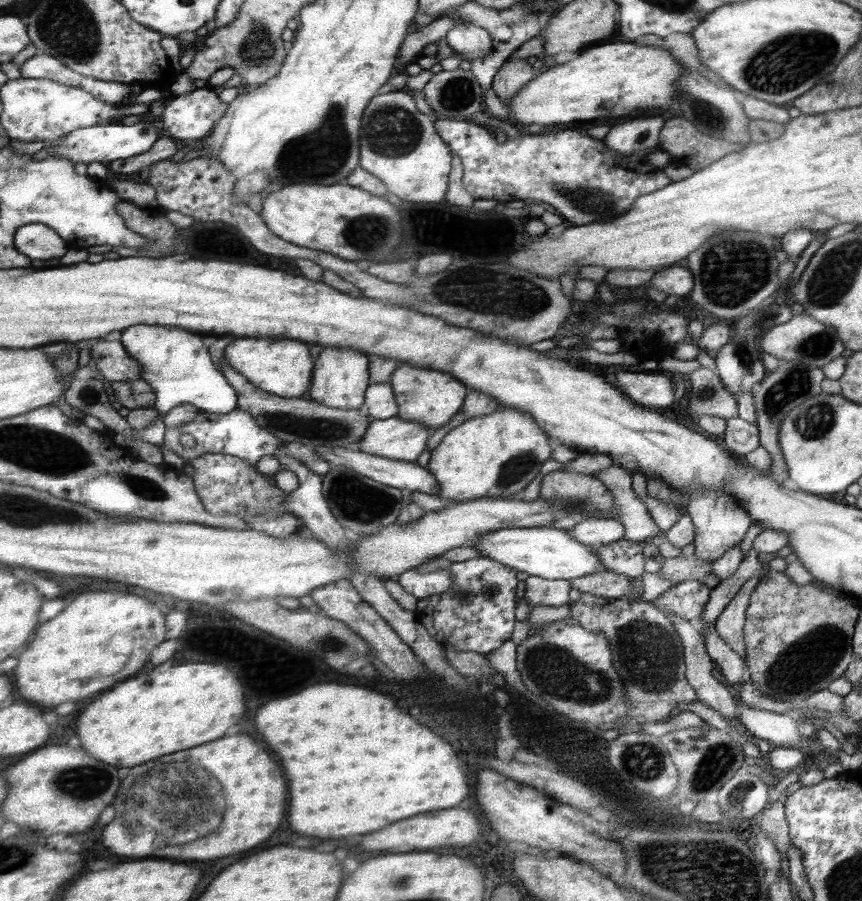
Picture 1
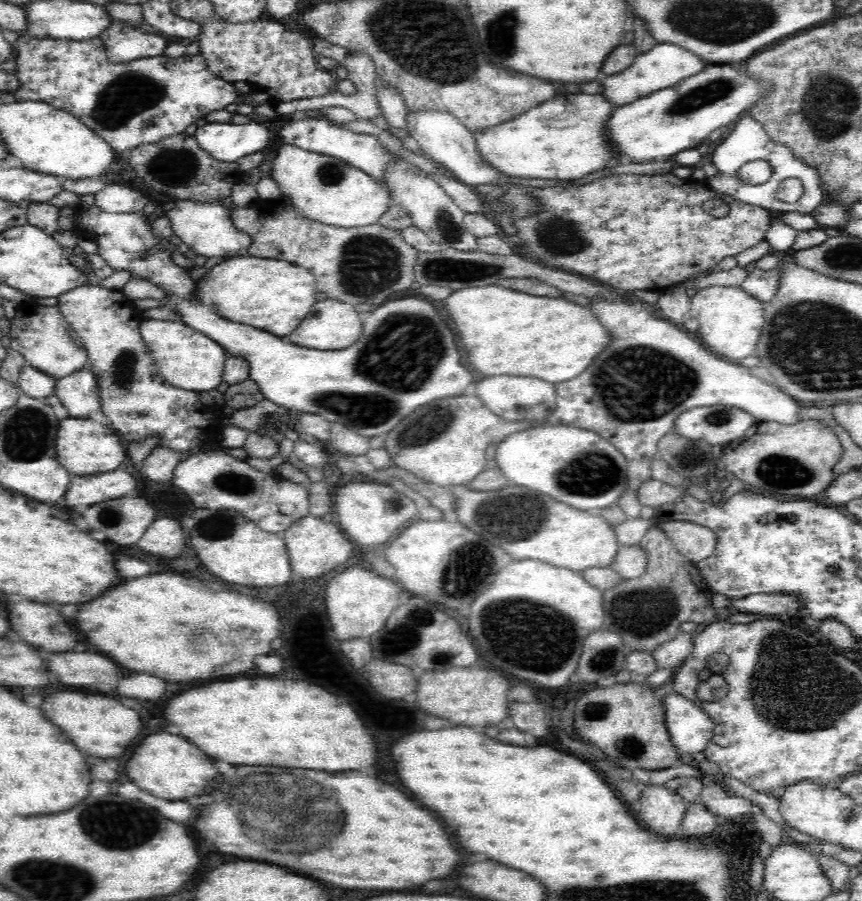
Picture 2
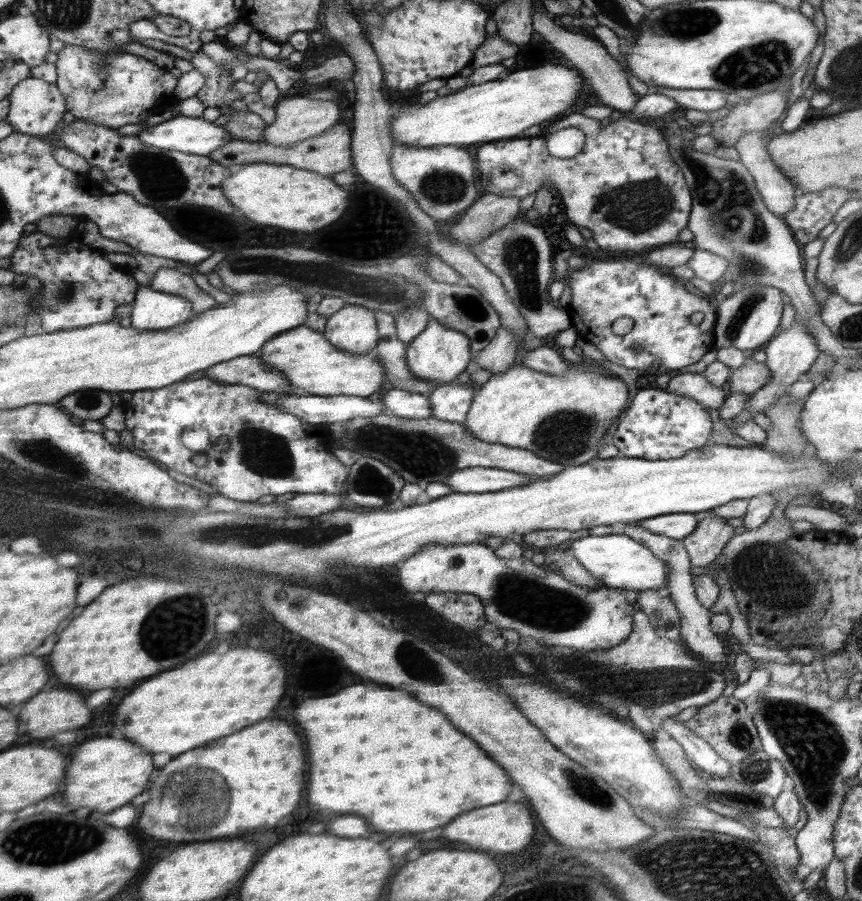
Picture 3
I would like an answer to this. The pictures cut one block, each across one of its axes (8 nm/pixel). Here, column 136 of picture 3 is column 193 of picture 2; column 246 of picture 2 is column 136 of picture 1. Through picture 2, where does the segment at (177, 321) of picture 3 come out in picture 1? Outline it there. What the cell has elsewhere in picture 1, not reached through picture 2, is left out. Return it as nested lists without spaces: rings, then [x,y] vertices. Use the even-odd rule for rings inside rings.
[[[142,324],[127,328],[121,335],[121,342],[126,352],[136,362],[139,362],[141,379],[145,380],[156,394],[155,408],[162,414],[166,414],[172,408],[184,404],[192,404],[192,406],[196,406],[198,411],[212,414],[228,414],[237,408],[237,391],[234,390],[233,385],[214,364],[212,356],[208,352],[213,346],[206,344],[208,342],[206,336],[188,334],[188,332],[184,332],[184,330],[175,326],[170,328],[168,326],[142,326]]]

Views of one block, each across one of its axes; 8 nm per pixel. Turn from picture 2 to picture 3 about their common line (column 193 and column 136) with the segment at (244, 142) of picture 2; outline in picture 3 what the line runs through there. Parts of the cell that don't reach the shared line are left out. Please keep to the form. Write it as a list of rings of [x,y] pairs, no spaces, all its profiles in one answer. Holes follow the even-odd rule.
[[[178,115],[140,131],[136,137],[157,149],[209,157],[214,150],[233,140],[226,126],[216,125],[204,117]]]

